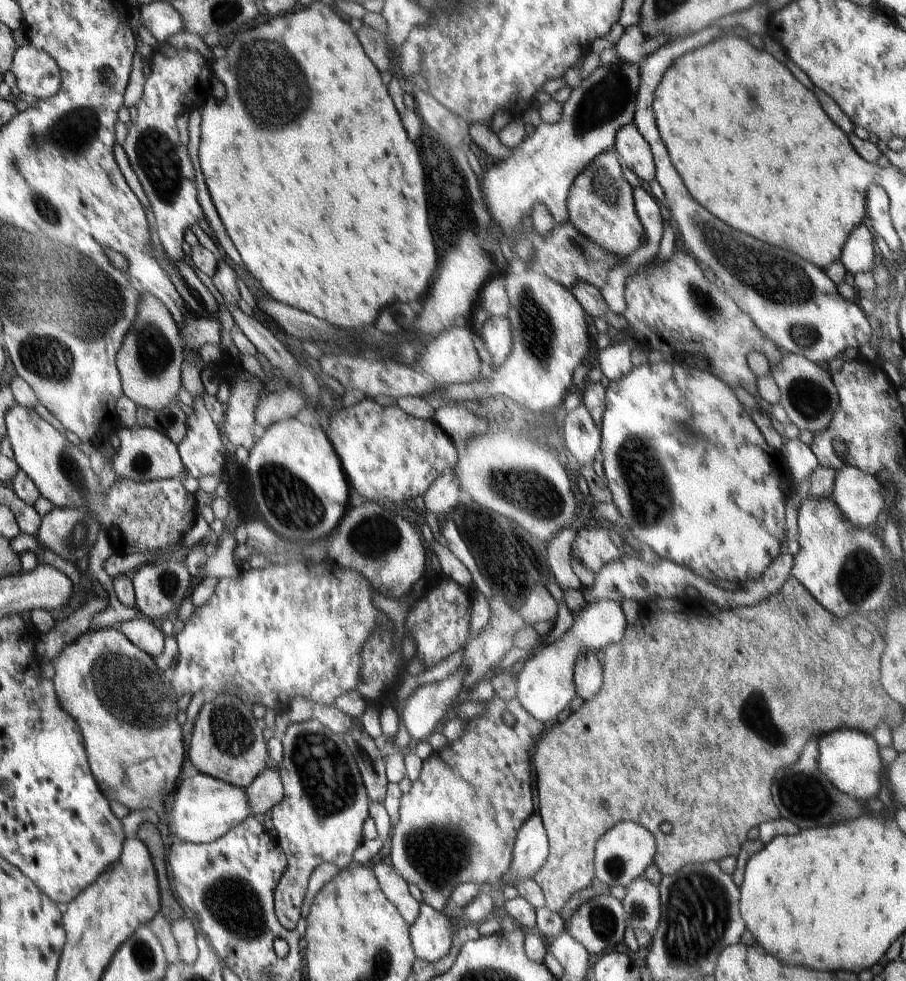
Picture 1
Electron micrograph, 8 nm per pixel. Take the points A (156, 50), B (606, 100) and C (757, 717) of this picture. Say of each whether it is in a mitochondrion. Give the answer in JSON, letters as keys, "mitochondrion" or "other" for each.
{"A":"other","B":"mitochondrion","C":"mitochondrion"}

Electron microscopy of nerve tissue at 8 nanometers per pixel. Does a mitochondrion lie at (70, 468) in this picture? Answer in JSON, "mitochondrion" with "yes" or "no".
{"mitochondrion":"yes"}

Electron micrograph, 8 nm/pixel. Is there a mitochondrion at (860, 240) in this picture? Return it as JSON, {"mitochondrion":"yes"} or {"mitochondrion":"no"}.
{"mitochondrion":"no"}

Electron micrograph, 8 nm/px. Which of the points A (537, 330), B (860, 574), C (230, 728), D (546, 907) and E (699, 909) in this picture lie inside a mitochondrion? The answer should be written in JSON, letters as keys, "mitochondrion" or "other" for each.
{"A":"mitochondrion","B":"mitochondrion","C":"mitochondrion","D":"other","E":"mitochondrion"}

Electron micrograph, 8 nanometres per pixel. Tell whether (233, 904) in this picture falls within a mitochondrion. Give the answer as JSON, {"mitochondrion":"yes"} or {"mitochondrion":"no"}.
{"mitochondrion":"yes"}

